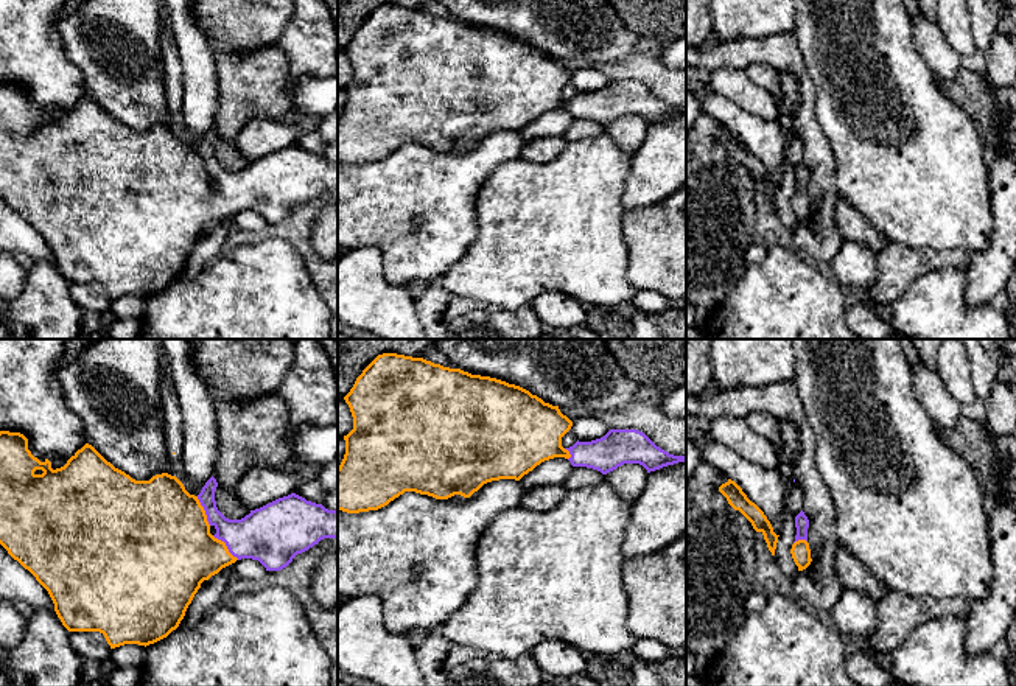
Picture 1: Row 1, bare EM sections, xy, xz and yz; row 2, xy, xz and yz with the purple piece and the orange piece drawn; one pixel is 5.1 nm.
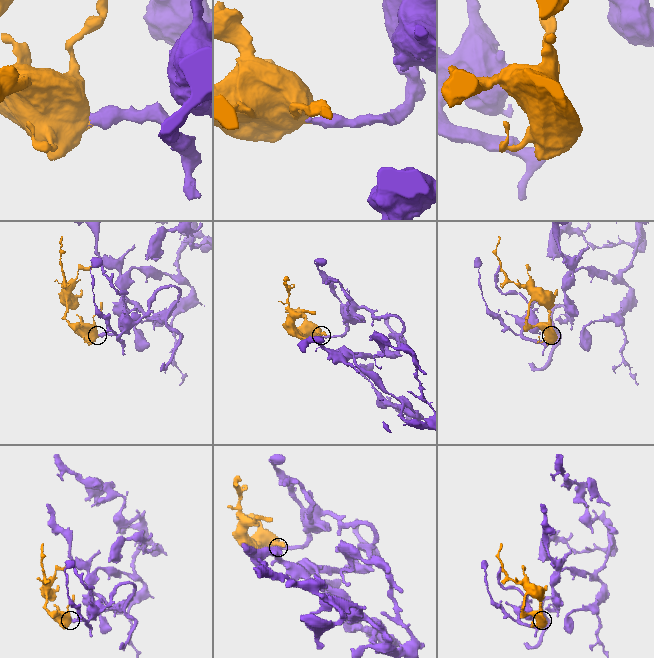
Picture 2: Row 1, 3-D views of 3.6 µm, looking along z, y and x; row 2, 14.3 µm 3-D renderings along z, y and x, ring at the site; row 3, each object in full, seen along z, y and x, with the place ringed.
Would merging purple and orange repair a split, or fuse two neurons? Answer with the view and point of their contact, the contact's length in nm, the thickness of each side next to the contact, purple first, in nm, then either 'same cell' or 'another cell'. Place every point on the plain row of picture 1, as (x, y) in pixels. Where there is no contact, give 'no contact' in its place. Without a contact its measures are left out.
xy (226, 196) | 190 nm | 300/380 nm | same cell

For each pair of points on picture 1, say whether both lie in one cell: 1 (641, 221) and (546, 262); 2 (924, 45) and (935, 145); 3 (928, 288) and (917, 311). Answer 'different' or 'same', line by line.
1: different
2: different
3: same

